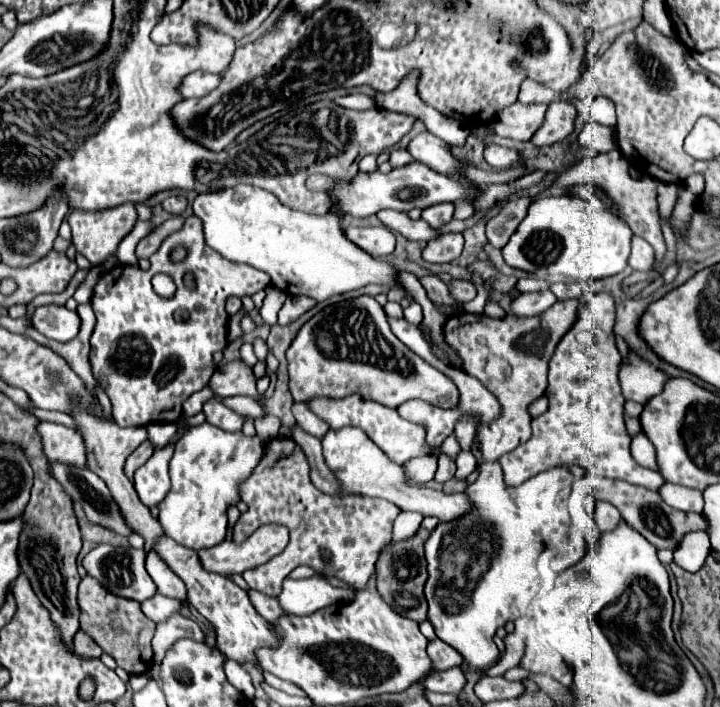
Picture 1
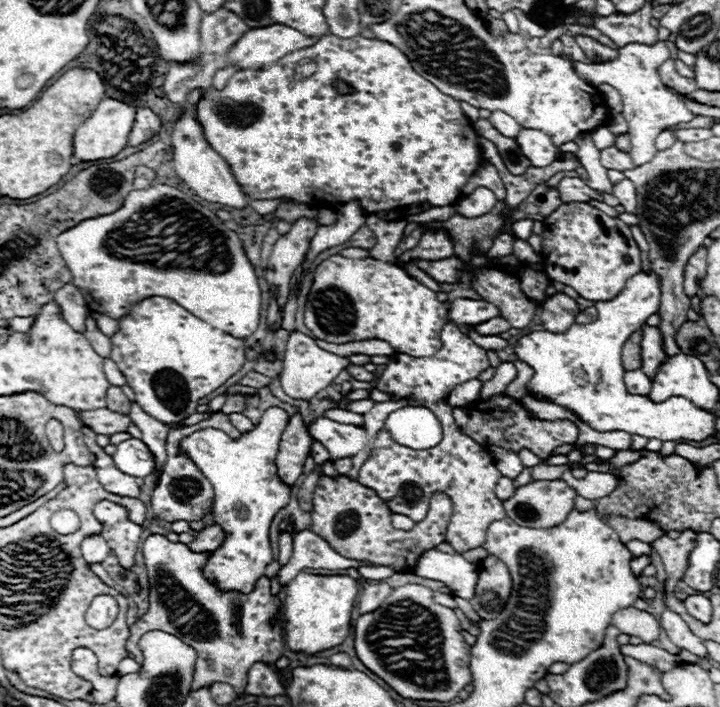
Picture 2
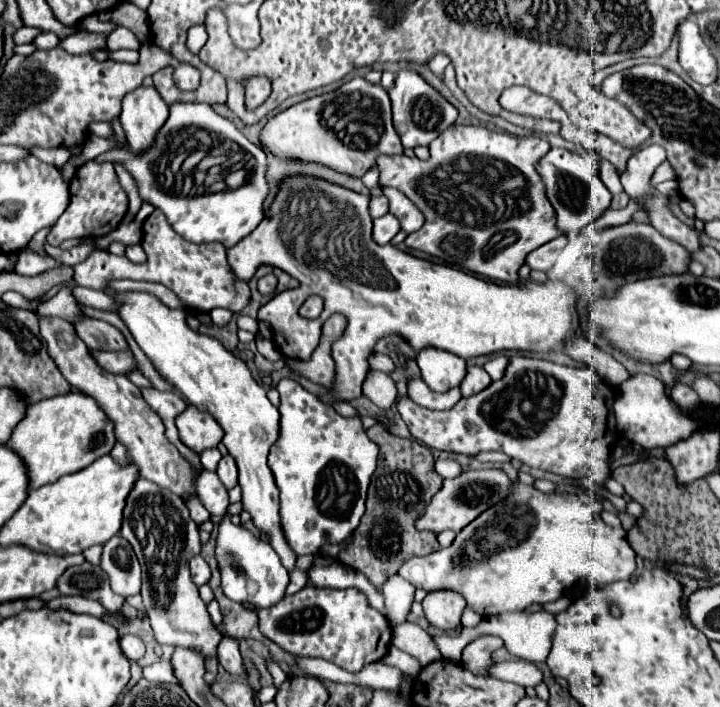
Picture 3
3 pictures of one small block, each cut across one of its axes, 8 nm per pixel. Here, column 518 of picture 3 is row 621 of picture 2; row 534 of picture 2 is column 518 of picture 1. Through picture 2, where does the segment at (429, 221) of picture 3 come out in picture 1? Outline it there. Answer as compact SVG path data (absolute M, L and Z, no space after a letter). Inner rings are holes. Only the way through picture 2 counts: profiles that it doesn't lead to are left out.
M498 144L486 146L486 150L484 150L484 160L486 160L492 168L496 168L496 170L508 168L508 166L516 164L520 158L522 158L522 152L520 152L520 150L506 148L506 146L498 146Z

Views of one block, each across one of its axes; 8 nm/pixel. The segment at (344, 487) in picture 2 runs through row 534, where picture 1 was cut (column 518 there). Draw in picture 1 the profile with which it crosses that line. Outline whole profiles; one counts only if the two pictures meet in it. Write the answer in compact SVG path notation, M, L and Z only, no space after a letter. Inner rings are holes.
M562 300L556 302L552 308L548 308L540 316L532 318L514 318L506 316L500 320L494 320L490 316L478 316L478 314L456 314L450 316L446 326L444 326L444 336L446 342L456 348L460 358L464 360L464 372L470 376L478 378L498 400L502 406L500 418L492 420L492 426L482 426L478 428L474 442L472 442L472 452L482 464L482 460L498 460L506 452L514 450L522 442L530 438L530 422L532 416L528 414L528 406L544 396L546 392L546 372L548 372L548 360L560 342L560 338L572 328L572 324L578 318L578 306L580 300ZM490 356L500 356L512 366L512 374L504 380L492 380L486 374L486 362Z

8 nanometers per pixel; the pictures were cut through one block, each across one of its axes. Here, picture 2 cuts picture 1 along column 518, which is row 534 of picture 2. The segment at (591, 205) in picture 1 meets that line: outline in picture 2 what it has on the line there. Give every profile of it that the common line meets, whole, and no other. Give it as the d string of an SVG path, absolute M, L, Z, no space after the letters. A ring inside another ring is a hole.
M268 408L256 428L242 434L238 440L230 440L230 436L222 430L204 428L182 438L180 442L186 456L214 486L212 520L226 532L226 538L220 548L210 552L202 574L224 592L252 592L258 578L264 576L266 566L274 560L270 546L270 524L292 496L292 488L282 482L276 468L280 436L286 424L288 414L284 410Z

